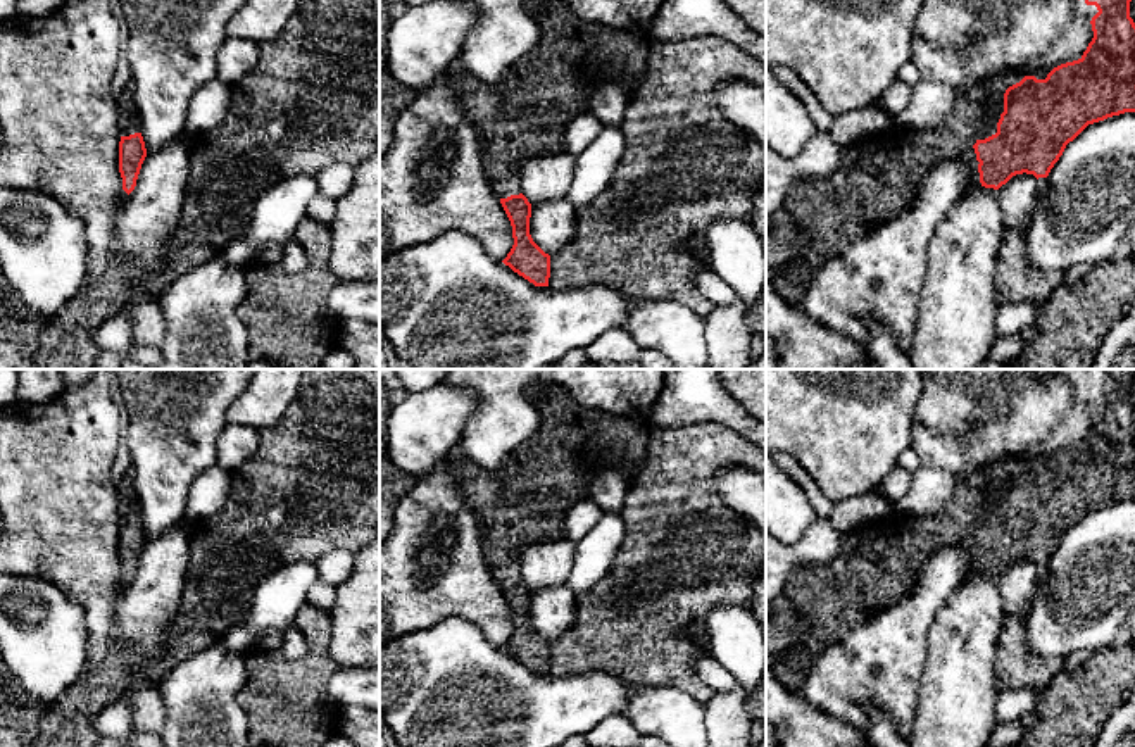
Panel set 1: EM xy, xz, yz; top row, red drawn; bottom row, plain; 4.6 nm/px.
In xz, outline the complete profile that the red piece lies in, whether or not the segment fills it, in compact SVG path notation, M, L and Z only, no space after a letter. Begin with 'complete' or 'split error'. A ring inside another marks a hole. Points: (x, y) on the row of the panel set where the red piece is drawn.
split error; M562 0L549 2L531 26L538 43L500 83L478 79L461 60L448 72L478 133L483 169L512 226L514 245L502 262L535 286L549 286L550 255L530 235L531 204L519 183L521 164L564 152L566 124L590 112L586 81L593 76L614 72L635 90L650 45L580 19Z

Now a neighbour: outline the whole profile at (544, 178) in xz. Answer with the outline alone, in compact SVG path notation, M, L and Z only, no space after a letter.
M566 152L526 159L519 169L523 195L531 205L566 198L574 167L576 157Z

